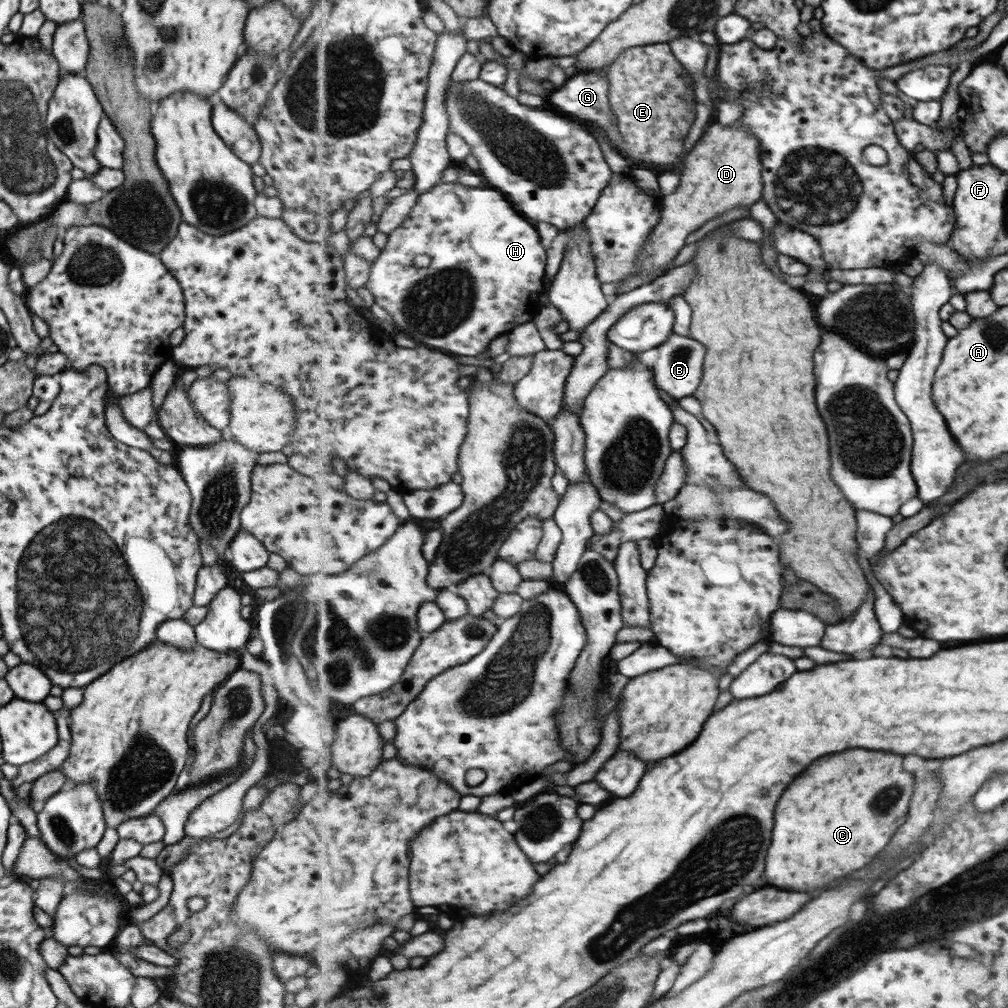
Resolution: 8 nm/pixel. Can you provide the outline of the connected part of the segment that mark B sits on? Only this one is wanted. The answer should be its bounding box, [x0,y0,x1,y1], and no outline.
[653,334,707,400]

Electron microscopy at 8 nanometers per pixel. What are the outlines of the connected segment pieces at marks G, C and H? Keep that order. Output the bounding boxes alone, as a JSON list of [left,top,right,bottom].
[[550,66,623,155],[765,750,917,892],[366,183,548,356]]

